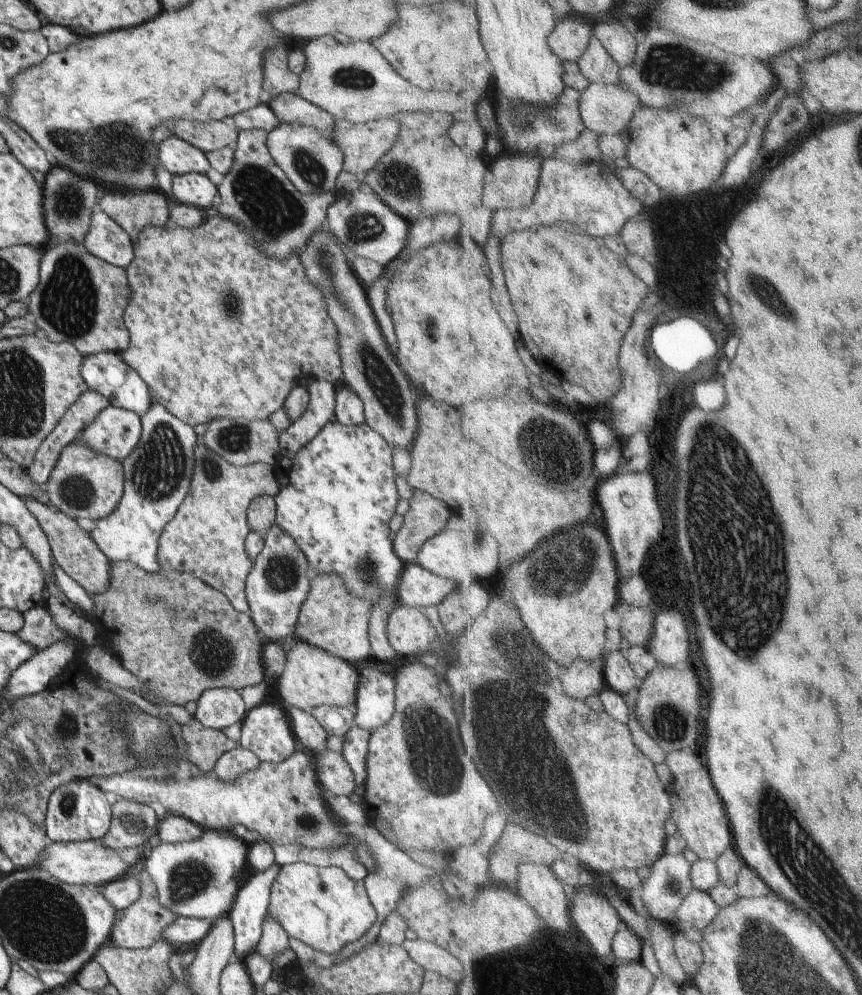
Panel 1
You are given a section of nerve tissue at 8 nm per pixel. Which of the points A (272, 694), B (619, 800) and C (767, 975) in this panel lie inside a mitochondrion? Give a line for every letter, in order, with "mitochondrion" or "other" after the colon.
A: other
B: other
C: mitochondrion

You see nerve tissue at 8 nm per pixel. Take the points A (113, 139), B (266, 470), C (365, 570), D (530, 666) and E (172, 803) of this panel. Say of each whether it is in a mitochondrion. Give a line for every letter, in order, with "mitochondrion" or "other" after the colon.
A: mitochondrion
B: other
C: mitochondrion
D: mitochondrion
E: other

